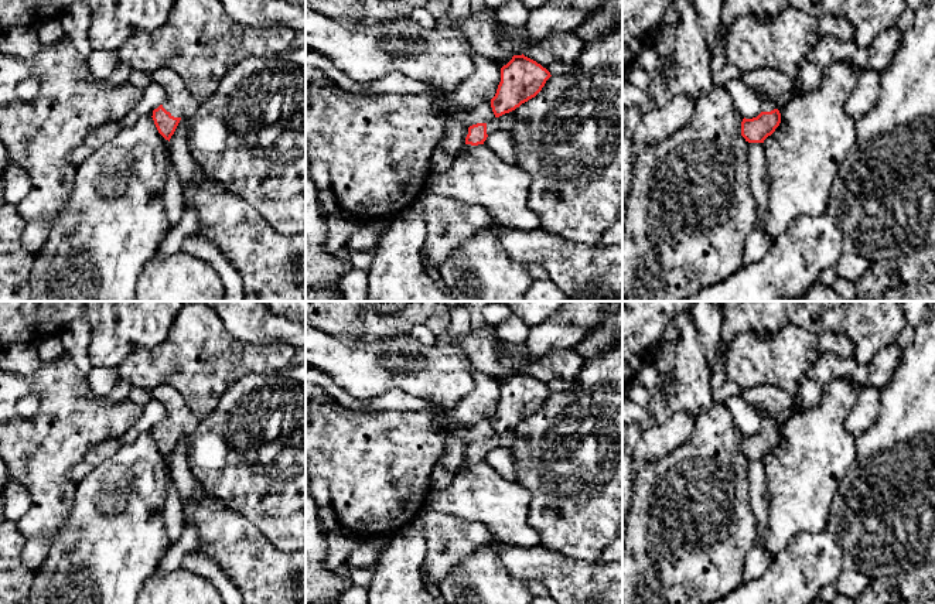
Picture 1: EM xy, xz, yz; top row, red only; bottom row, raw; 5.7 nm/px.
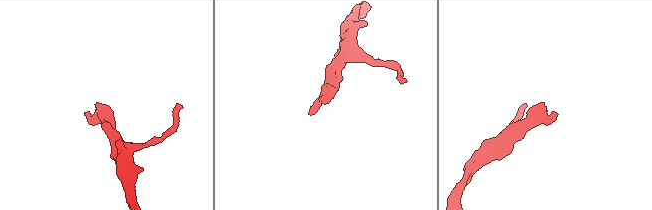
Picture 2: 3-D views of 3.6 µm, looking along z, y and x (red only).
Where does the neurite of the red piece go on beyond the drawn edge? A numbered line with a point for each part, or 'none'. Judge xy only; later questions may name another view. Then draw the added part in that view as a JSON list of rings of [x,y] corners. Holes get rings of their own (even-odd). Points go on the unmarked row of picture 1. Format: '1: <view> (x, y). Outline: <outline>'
1: xy (178, 417). Outline: [[[163,385],[150,390],[151,399],[165,407],[163,424],[174,434],[192,436],[199,420],[188,409],[184,397],[171,386]]]

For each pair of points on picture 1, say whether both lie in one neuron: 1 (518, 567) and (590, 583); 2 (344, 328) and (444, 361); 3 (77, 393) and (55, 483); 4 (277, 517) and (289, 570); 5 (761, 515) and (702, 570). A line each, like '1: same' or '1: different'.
1: same
2: different
3: same
4: different
5: different

